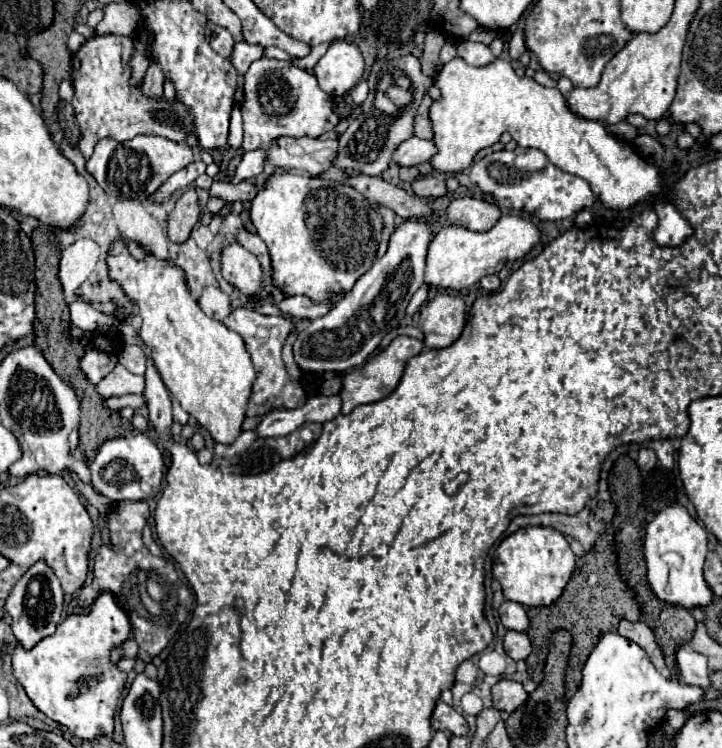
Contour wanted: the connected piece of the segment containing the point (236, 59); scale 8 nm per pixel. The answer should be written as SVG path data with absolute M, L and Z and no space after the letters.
M240 41L234 45L234 51L230 55L230 61L234 63L238 75L244 75L250 67L252 61L260 59L262 57L262 47L256 47L256 45L250 45L246 41Z

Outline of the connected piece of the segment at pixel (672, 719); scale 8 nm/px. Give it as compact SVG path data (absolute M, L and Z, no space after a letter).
M668 709L668 711L666 711L666 721L668 721L676 731L686 723L686 719L688 719L688 717L686 717L684 711L678 711L678 709Z

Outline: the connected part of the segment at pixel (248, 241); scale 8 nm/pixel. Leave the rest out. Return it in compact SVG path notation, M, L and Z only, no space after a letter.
M240 229L240 231L238 231L238 243L240 243L242 247L246 247L248 251L252 251L252 253L258 257L264 275L270 275L270 273L272 273L272 267L270 267L270 255L268 255L266 243L264 243L258 235L248 233L246 229Z

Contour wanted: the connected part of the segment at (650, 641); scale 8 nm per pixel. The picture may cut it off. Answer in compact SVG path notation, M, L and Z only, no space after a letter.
M624 619L624 621L620 623L620 627L618 627L618 633L620 633L622 637L626 637L626 639L638 643L638 645L648 653L648 657L650 657L650 661L654 663L654 667L656 667L664 677L670 677L670 671L668 671L668 667L666 667L666 663L664 663L664 655L662 655L660 647L656 645L656 639L654 639L652 629L650 629L646 623L640 623L640 621L632 623L632 621L626 621L626 619Z

